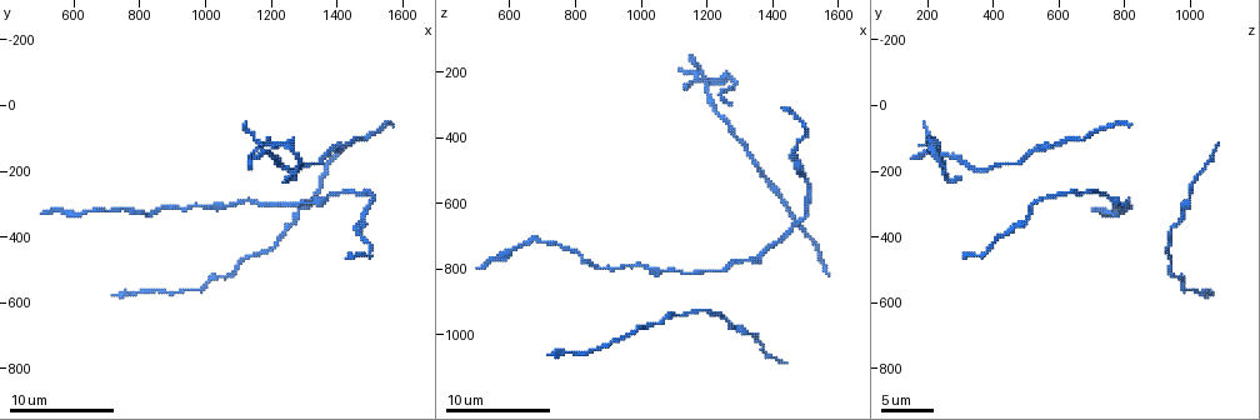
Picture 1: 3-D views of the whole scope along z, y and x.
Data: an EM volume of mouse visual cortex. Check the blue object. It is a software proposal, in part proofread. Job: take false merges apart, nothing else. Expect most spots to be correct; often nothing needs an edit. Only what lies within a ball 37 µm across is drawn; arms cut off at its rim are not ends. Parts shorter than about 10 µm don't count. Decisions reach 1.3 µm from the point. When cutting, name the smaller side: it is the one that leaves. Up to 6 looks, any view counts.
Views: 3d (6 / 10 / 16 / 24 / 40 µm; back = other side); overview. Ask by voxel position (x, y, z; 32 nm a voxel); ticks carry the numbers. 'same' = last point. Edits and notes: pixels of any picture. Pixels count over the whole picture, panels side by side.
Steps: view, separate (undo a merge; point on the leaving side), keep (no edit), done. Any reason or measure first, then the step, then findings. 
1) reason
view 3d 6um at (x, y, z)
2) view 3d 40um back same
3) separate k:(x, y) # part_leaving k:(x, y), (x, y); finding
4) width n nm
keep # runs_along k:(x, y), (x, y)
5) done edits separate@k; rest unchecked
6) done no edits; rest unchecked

thin neck
view 3d 10um at (1310, 300, 780)

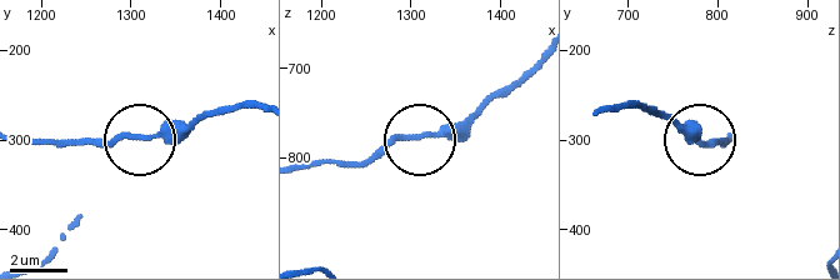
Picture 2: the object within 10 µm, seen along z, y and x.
view 3d 6um at (1315, 295, 775)

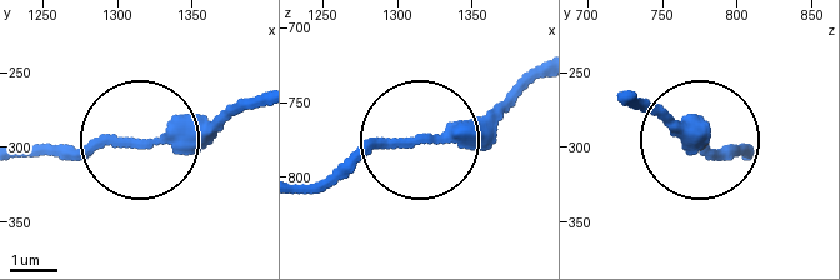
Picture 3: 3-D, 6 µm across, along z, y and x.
width 240 nm
keep # runs_along 3:(249, 96), (141, 144), (21, 144); all the same neuron

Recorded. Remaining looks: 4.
view 3d 6um at (1480, 270, 660)

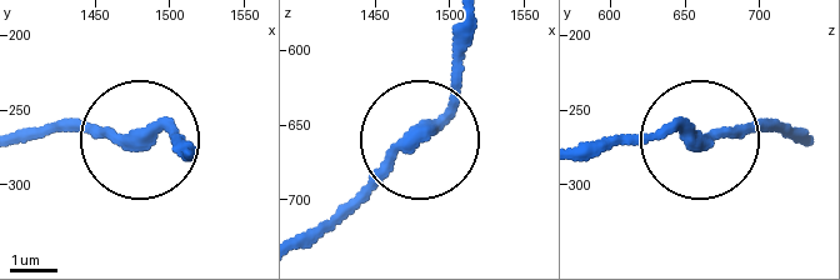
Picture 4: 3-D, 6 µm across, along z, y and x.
view 3d 6um back at (1486, 264, 652)

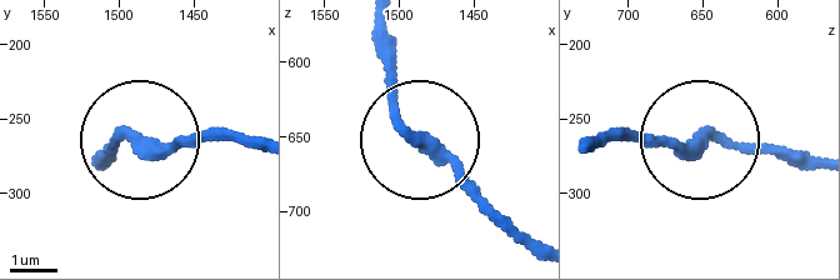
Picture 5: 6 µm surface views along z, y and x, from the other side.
keep # runs_along 5:(258, 143), (119, 143), (99, 154); continuous, no second neuron

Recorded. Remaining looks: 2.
thick turns thin
view 3d 10um at (1230, 180, 310)

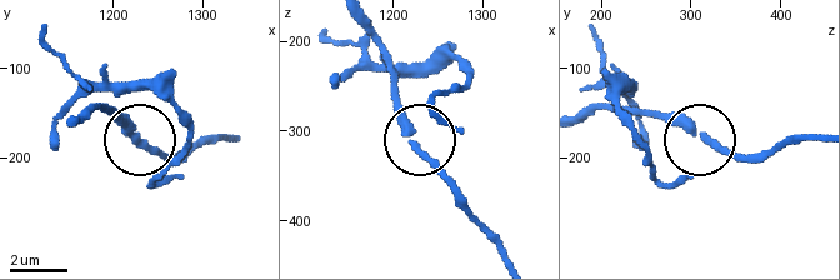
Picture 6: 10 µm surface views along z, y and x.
keep # one neuron here

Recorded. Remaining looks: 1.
done no edits; rest unchecked

